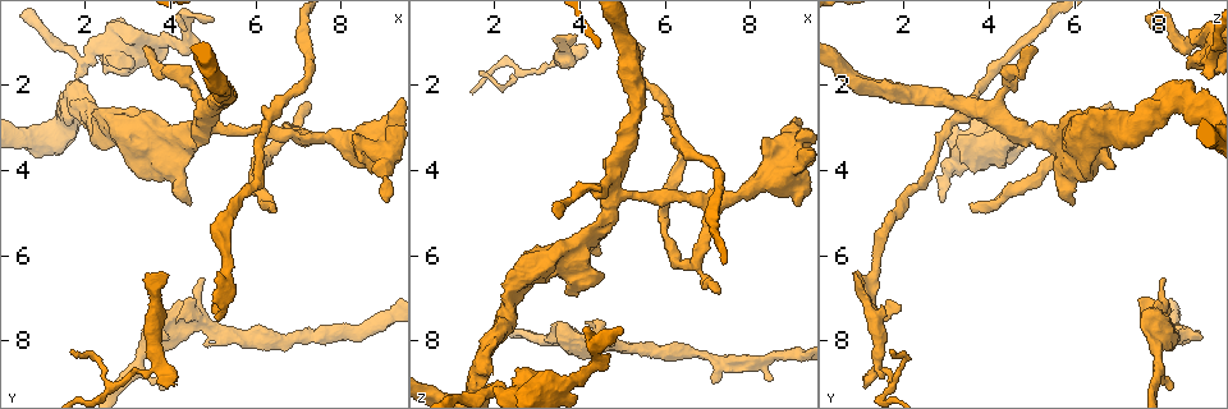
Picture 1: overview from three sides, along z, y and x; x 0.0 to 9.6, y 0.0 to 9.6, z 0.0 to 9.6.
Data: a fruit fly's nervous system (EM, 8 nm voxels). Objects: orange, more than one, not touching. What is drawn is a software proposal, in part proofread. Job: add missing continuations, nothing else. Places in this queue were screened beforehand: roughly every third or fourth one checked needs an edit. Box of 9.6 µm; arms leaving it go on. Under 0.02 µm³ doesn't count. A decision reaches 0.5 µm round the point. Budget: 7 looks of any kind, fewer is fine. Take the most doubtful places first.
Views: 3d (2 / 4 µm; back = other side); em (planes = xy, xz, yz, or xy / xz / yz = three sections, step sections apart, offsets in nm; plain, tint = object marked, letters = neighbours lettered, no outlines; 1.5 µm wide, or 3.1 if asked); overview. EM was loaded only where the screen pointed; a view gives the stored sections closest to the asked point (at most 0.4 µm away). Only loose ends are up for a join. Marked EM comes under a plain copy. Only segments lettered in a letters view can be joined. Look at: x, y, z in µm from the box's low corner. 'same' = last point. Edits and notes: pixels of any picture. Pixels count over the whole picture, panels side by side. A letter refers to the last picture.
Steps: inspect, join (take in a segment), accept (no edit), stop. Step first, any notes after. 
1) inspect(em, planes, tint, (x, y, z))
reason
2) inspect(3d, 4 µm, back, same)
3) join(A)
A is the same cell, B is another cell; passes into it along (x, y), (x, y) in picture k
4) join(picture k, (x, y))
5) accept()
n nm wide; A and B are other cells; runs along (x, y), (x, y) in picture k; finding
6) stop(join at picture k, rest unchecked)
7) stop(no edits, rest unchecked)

inspect(em, planes, letters, (3.85, 9.05, 1.05))
free end

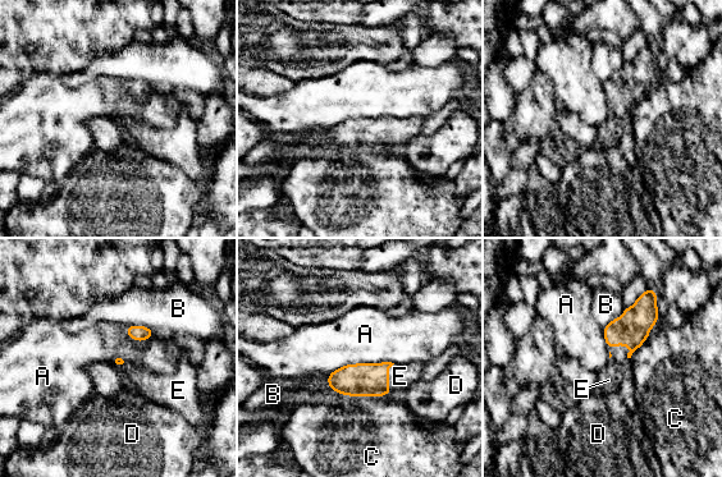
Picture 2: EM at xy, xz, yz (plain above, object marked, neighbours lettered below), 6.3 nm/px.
join(E)
E is the same cell, A, B, C and D are other cells; passes into it along (639, 320), (616, 344), (608, 380) in picture 2; it goes on there

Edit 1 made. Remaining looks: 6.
inspect(em, xz, step 4, tint, (6.50, 4.75, 3.55))

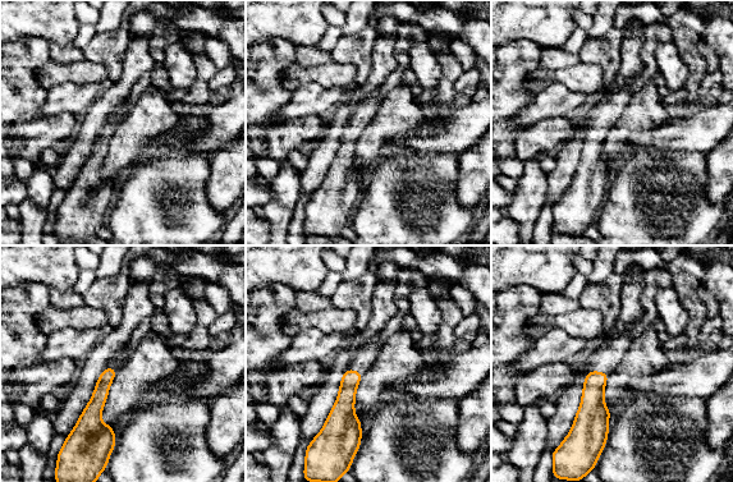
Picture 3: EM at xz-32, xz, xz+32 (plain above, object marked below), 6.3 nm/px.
inspect(em, xz, step 4, letters, same)
see the neighbours

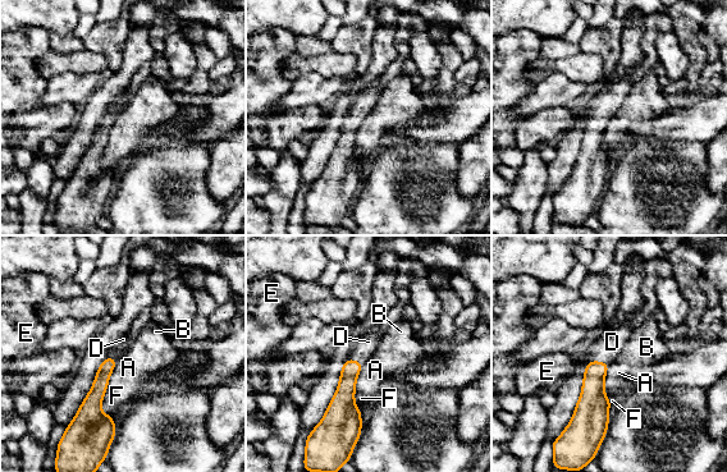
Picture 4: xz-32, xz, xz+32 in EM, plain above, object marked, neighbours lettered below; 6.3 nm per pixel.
join(D)
F touches over 260 nm; D is the same cell, A, B, E and F are other cells; passes into it along (593, 401), (599, 362), (608, 347) in picture 4; it goes on there

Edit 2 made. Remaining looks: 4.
inspect(3d, 2 µm, (4.70, 6.55, 8.10))
free end

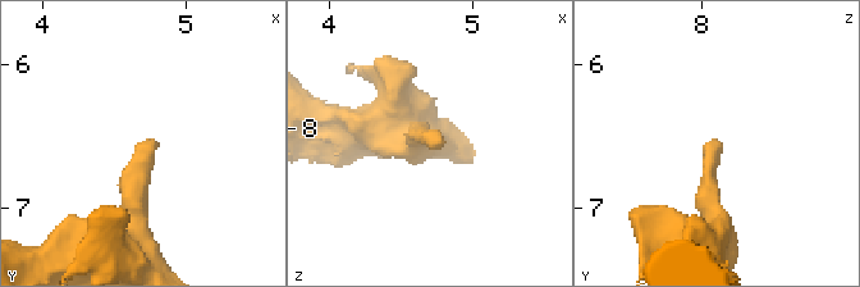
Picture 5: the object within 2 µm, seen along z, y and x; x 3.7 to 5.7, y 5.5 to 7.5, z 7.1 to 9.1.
inspect(em, planes, letters, (4.68, 6.54, 8.08))

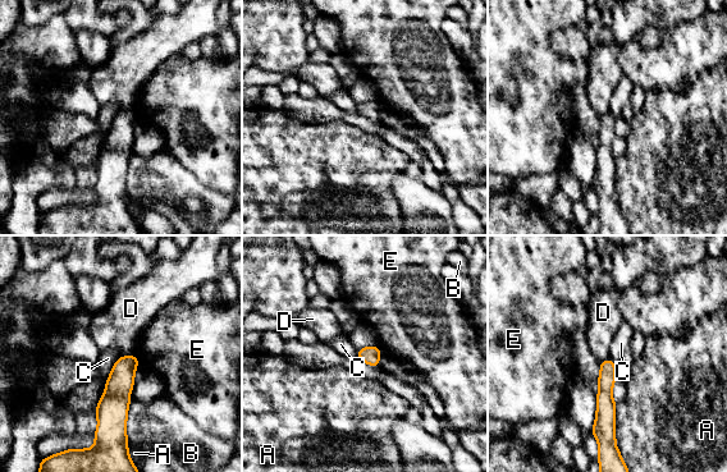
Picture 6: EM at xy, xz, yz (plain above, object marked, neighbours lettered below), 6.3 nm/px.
accept()
A, B, C, D and E are other cells; border along (122, 356), (110, 370) in picture 6; no lettered segment goes on from it

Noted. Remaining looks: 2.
stop(join at picture 2, join at picture 4, rest unchecked)

